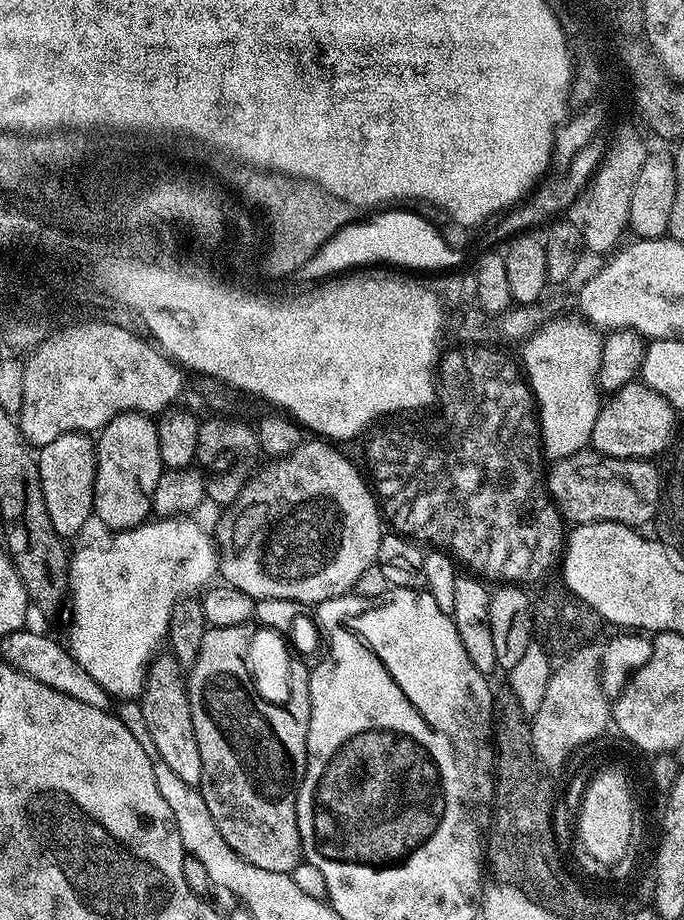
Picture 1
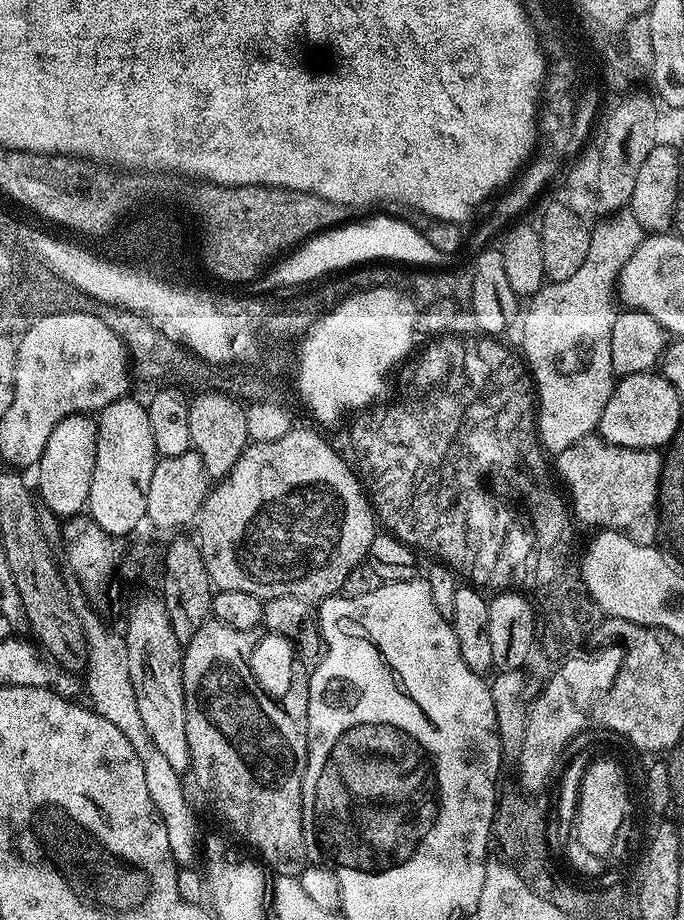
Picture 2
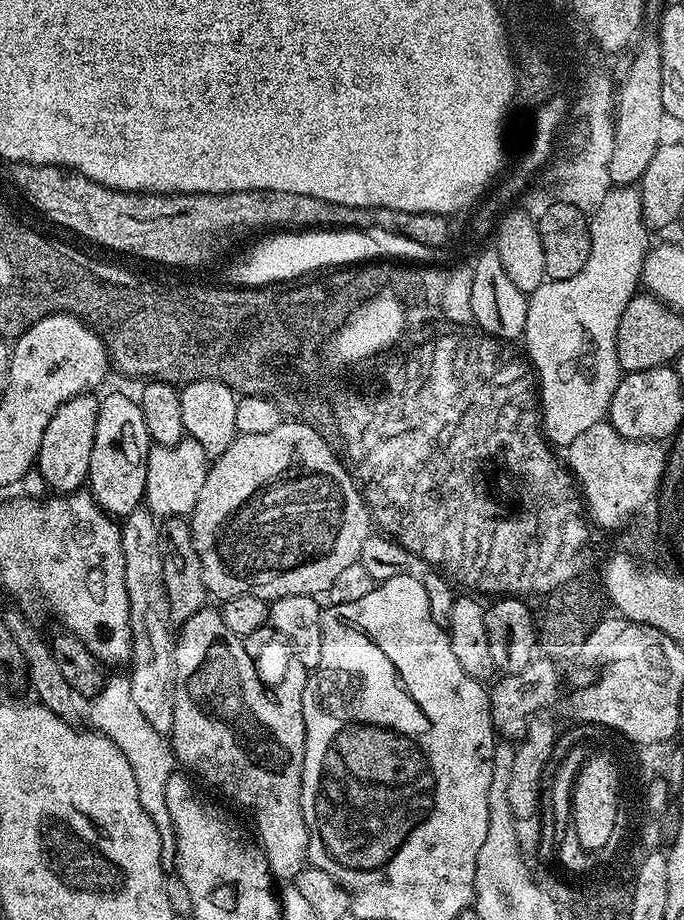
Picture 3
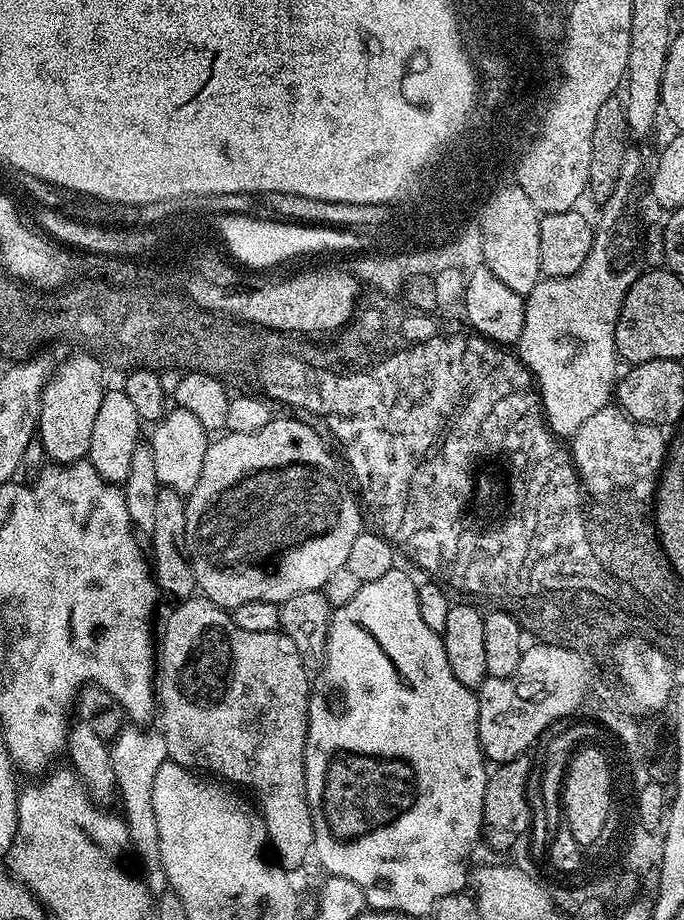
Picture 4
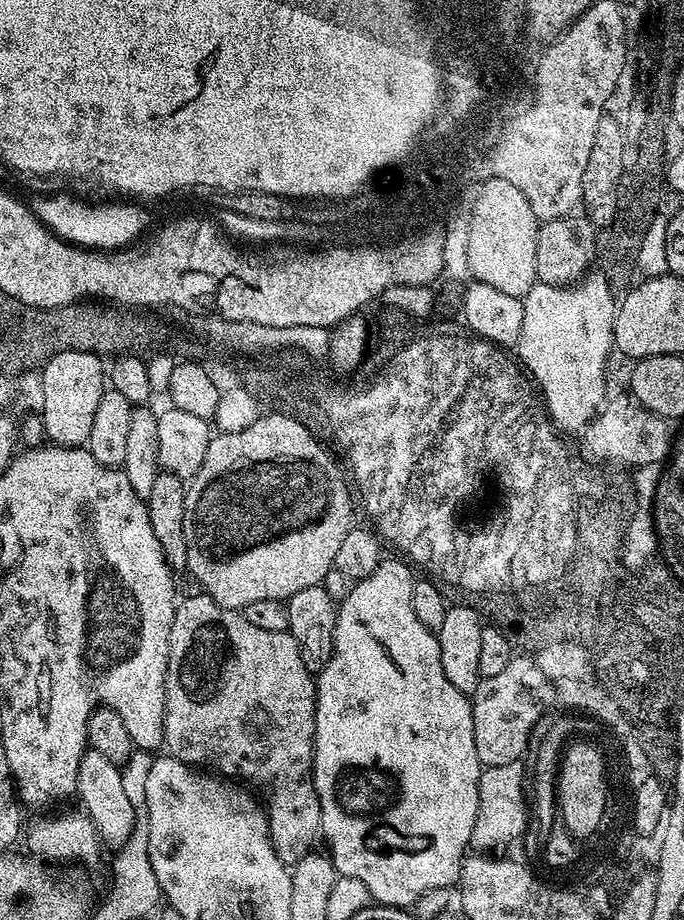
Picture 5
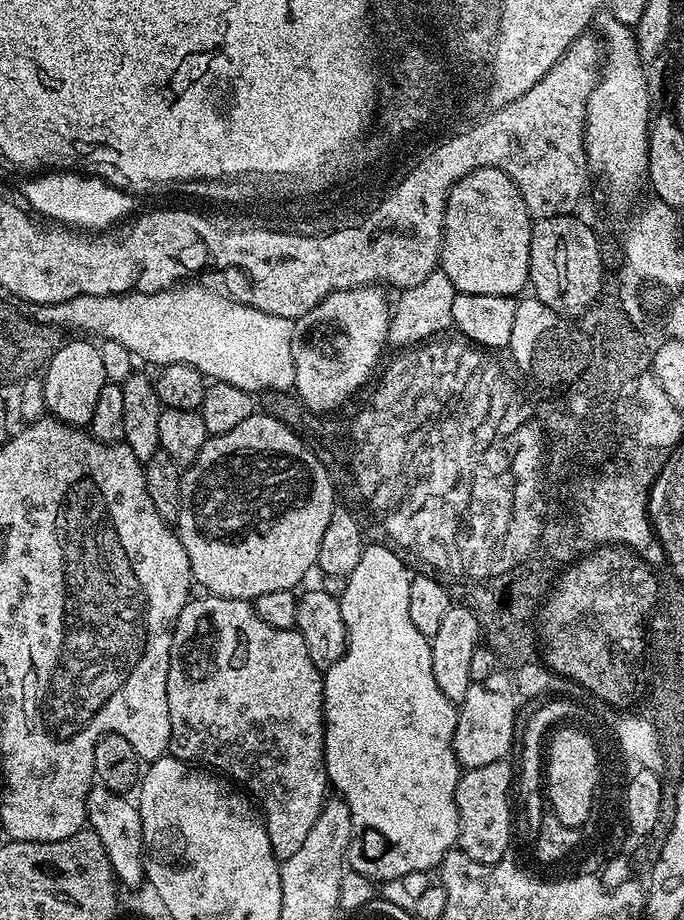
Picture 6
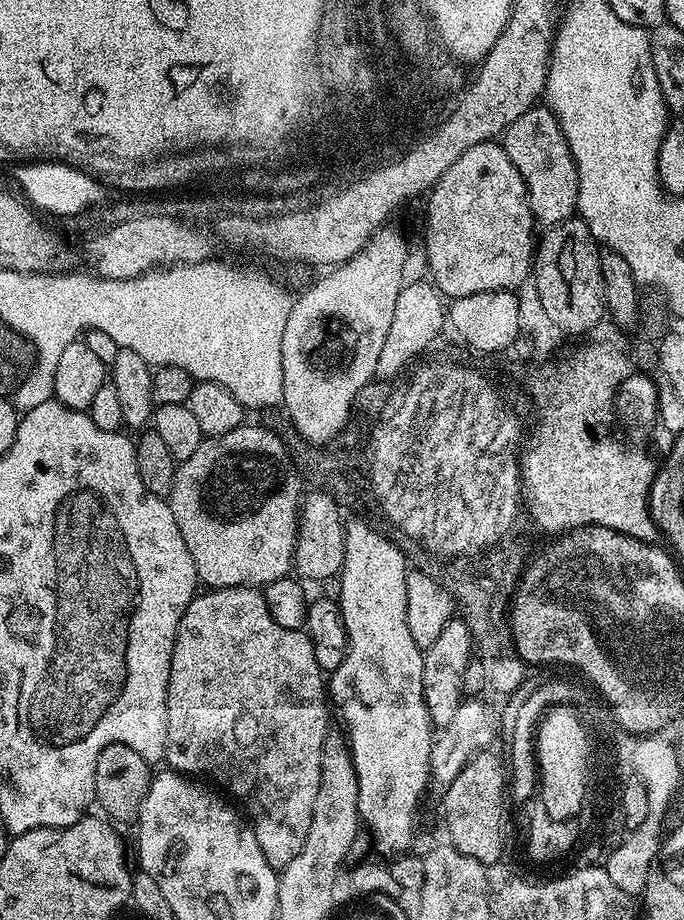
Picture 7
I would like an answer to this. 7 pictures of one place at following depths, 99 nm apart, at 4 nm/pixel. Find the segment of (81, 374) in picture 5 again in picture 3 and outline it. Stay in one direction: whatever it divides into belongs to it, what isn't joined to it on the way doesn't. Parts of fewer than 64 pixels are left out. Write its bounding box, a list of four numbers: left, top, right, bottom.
[38,394,100,494]

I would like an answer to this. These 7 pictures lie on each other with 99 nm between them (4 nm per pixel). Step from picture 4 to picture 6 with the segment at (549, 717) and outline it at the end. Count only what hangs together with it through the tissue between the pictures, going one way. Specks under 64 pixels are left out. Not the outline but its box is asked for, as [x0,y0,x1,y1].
[452,672,518,769]

